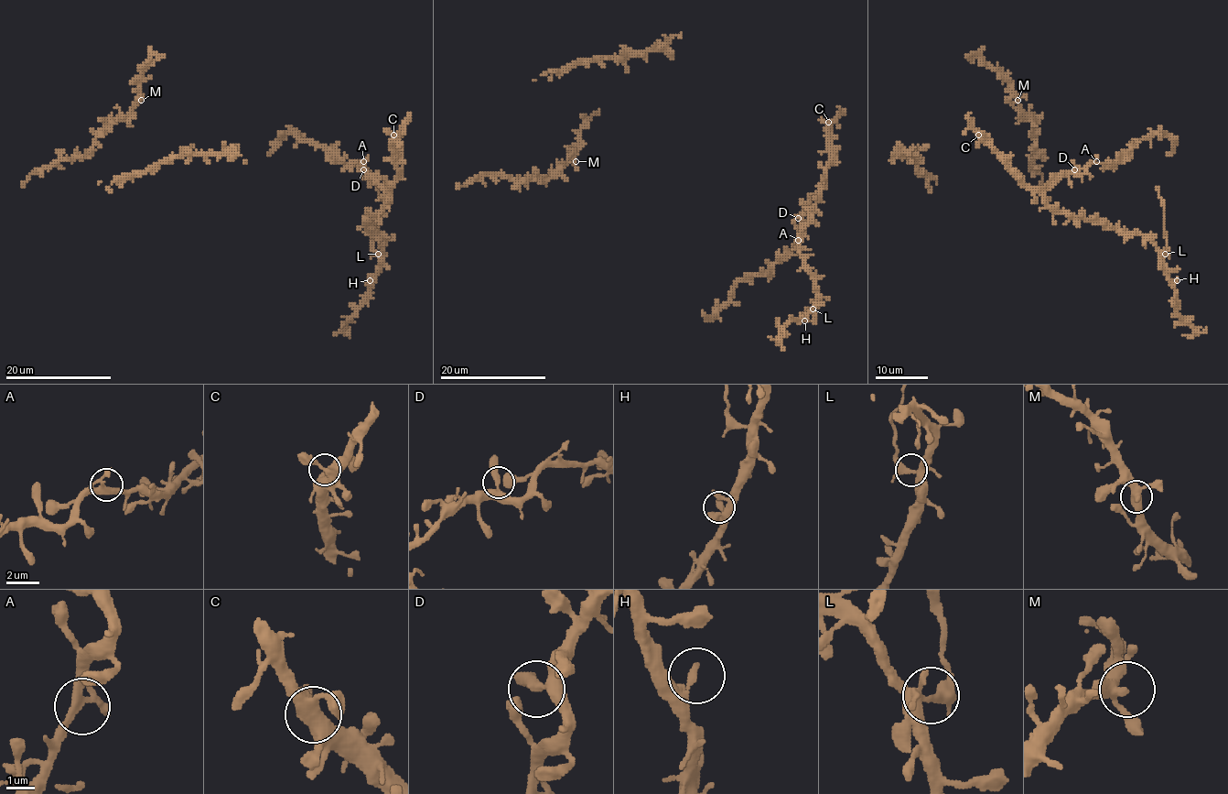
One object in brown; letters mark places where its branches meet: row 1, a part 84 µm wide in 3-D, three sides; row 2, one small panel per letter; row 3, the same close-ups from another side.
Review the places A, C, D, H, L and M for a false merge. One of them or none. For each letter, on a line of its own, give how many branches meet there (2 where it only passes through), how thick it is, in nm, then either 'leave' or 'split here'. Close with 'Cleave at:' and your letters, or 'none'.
A: 3 branches meet; 280 nm thick; leave
C: 3 branches meet; 360 nm thick; leave
D: 2 branches meet; 320 nm thick; leave
H: 1 branches meet; 300 nm thick; leave
L: 3 branches meet; 280 nm thick; split here
M: 3 branches meet; 300 nm thick; leave
Cleave at: L

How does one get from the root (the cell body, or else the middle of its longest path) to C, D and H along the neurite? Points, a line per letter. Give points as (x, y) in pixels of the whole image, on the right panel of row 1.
C: (1093, 164), (1082, 174), (1062, 174), (1050, 188), (1027, 188), (978, 135)
D: (1093, 164), (1082, 174), (1074, 169)
H: (1093, 164), (1082, 174), (1062, 174), (1044, 200), (1061, 212), (1145, 235), (1166, 275), (1177, 280)

